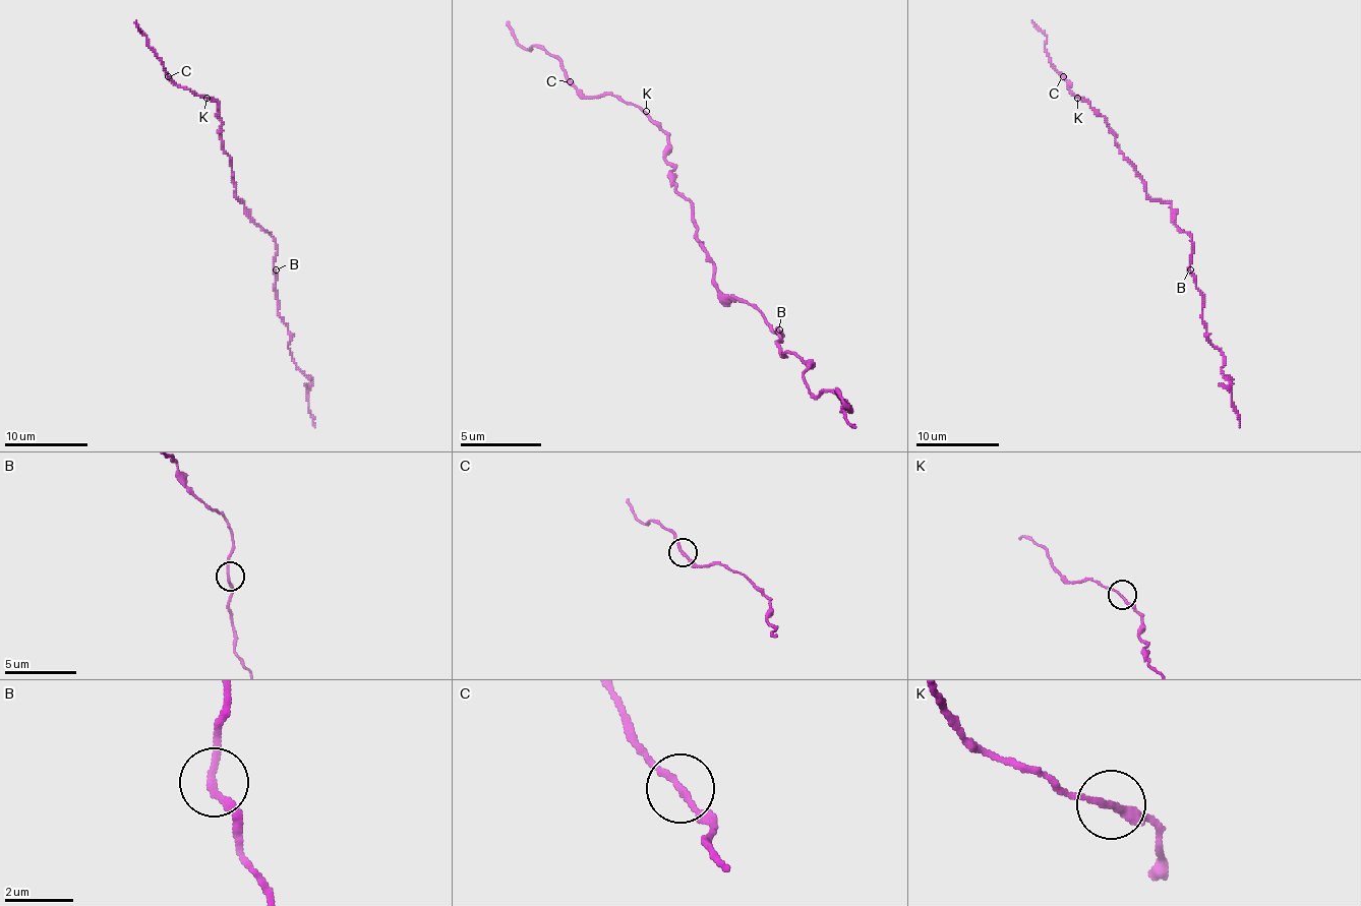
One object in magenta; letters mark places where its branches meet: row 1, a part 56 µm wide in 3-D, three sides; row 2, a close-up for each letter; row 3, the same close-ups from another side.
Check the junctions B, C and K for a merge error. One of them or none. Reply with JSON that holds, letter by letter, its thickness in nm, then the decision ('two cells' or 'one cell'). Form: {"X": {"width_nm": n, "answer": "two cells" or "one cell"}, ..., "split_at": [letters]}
{"B": {"width_nm": 190, "answer": "one cell"}, "C": {"width_nm": 190, "answer": "one cell"}, "K": {"width_nm": 190, "answer": "one cell"}, "split_at": []}

